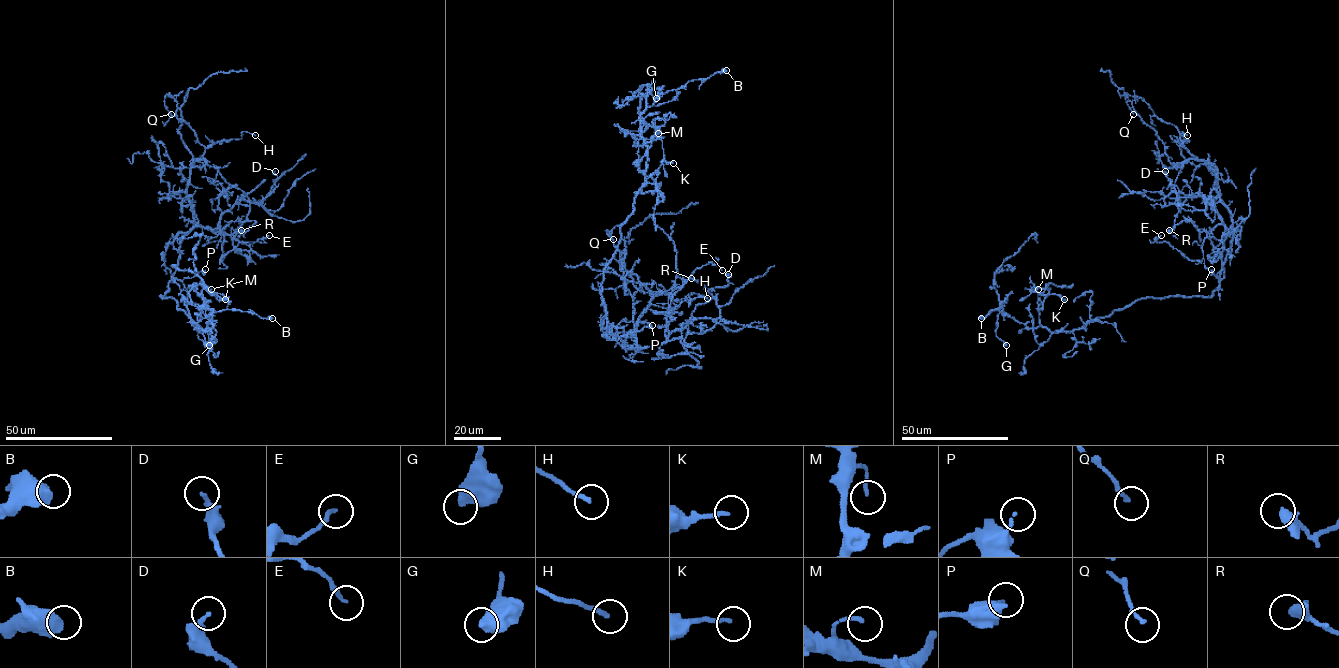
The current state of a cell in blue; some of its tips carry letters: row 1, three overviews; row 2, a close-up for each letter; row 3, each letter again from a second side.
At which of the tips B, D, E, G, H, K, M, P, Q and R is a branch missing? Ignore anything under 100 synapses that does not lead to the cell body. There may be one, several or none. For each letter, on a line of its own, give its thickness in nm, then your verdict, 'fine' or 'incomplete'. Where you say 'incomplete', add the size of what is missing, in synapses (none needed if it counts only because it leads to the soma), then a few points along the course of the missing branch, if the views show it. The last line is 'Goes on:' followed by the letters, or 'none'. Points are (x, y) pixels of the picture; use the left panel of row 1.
B: 650 nm | fine
D: 170 nm | fine
E: 180 nm | fine
G: 600 nm | fine
H: 170 nm | fine
K: 160 nm | fine
M: 120 nm | fine
P: 120 nm | fine
Q: 150 nm | fine
R: 340 nm | fine
Goes on: none

